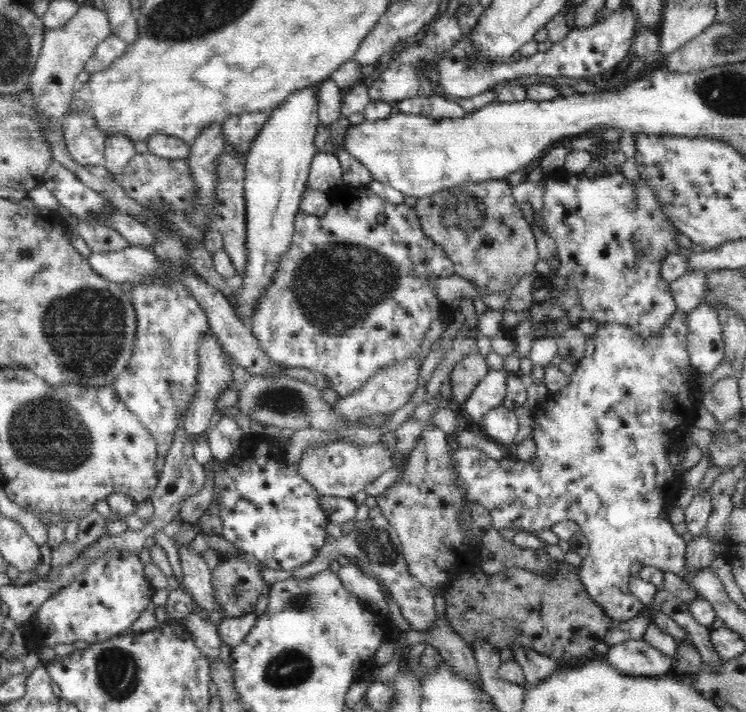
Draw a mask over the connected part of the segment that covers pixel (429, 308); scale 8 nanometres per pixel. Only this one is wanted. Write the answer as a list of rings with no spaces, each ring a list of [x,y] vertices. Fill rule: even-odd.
[[[344,182],[334,184],[327,192],[326,196],[331,202],[330,208],[324,213],[324,216],[299,212],[295,218],[294,234],[292,242],[286,250],[286,254],[280,258],[278,266],[276,266],[276,274],[272,278],[272,284],[266,288],[266,292],[260,298],[258,309],[250,320],[252,334],[257,339],[260,348],[268,354],[268,356],[283,367],[289,368],[307,368],[316,371],[326,379],[328,386],[332,388],[339,396],[345,397],[355,393],[360,387],[378,369],[386,368],[391,364],[400,362],[405,358],[416,355],[416,350],[420,348],[421,342],[425,339],[427,330],[430,328],[432,321],[436,317],[442,317],[445,309],[440,304],[434,291],[429,287],[429,280],[432,277],[447,277],[455,273],[454,263],[444,253],[442,245],[434,243],[430,237],[424,235],[420,219],[416,214],[416,209],[406,205],[406,203],[392,204],[385,200],[384,197],[376,195],[367,185],[354,186]],[[379,212],[383,212],[386,216],[384,224],[378,223],[376,216]]]

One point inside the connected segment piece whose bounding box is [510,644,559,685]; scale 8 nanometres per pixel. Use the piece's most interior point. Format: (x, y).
(536, 667)

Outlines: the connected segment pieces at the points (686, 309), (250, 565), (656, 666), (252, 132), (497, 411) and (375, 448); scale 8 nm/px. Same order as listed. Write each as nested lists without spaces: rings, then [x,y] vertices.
[[[696,269],[695,271],[686,271],[681,277],[670,283],[670,291],[674,297],[674,303],[677,309],[685,314],[690,314],[702,304],[708,285],[706,285],[706,276],[710,270]]]
[[[240,550],[236,553],[220,555],[218,567],[213,570],[212,587],[214,595],[216,595],[216,601],[220,603],[220,607],[224,611],[224,619],[254,611],[260,594],[269,591],[270,584],[264,581],[262,571],[259,571],[256,566],[257,561],[251,557],[246,558],[246,555]]]
[[[630,638],[608,650],[607,661],[622,674],[664,676],[674,673],[675,662],[644,640]]]
[[[244,112],[231,114],[222,123],[224,138],[229,148],[244,157],[249,152],[252,142],[262,130],[271,112]]]
[[[502,404],[485,414],[479,426],[490,440],[498,444],[512,443],[518,434],[518,416]]]
[[[338,439],[322,447],[309,446],[296,465],[300,475],[306,477],[306,481],[310,482],[322,496],[354,499],[357,492],[394,464],[392,450],[384,442],[354,446],[350,442]]]

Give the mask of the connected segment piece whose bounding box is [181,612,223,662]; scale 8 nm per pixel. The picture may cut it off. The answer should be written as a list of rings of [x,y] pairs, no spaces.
[[[190,613],[183,618],[181,625],[192,635],[196,647],[208,659],[208,662],[220,659],[222,640],[218,626],[210,619],[204,619],[198,613]]]

